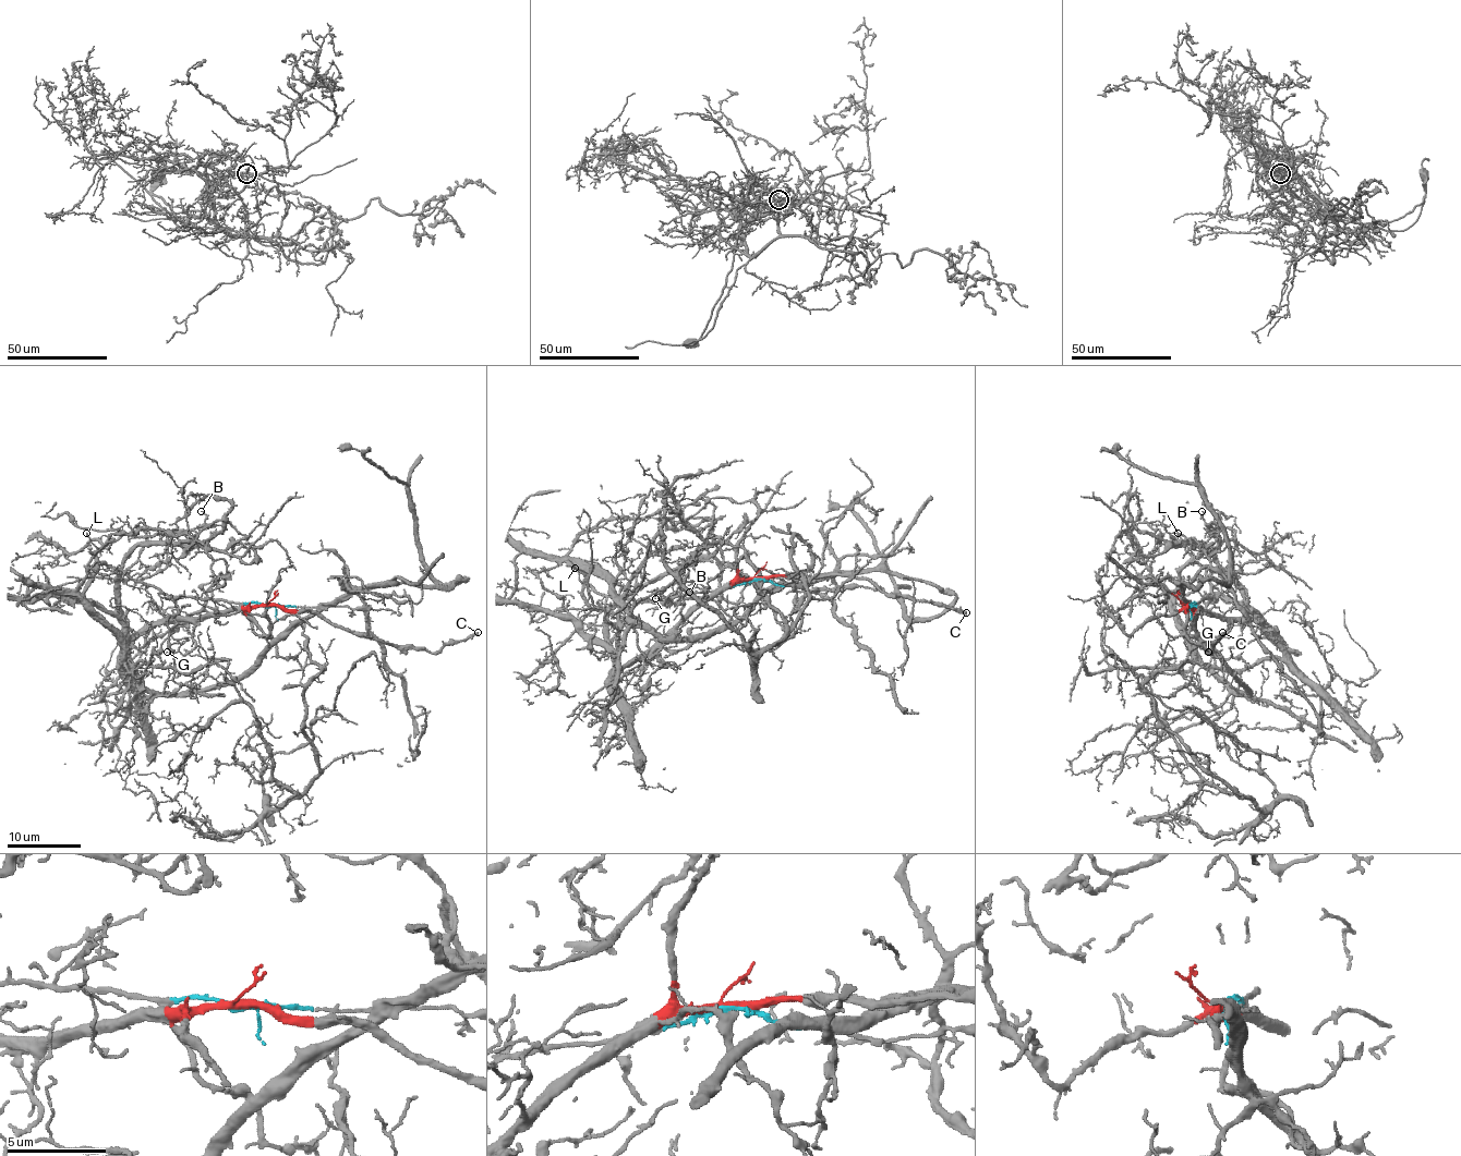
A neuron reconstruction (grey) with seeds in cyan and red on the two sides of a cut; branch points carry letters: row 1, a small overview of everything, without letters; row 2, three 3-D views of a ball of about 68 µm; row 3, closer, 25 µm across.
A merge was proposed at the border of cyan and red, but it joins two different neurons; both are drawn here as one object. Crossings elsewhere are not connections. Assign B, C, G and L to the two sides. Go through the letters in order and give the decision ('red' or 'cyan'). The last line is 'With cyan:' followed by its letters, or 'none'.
B: cyan
C: red
G: red
L: cyan
With cyan: B, L

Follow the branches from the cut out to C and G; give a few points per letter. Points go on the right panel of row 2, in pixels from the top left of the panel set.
C: (1188, 606), (1184, 610), (1184, 633), (1191, 640), (1210, 652), (1223, 632)
G: (1188, 606), (1214, 611), (1227, 622), (1226, 633), (1212, 654), (1208, 652)

